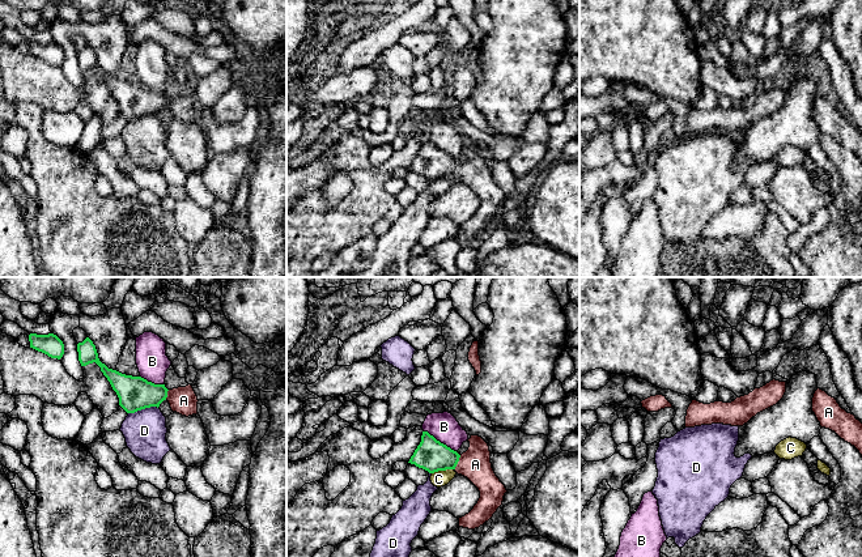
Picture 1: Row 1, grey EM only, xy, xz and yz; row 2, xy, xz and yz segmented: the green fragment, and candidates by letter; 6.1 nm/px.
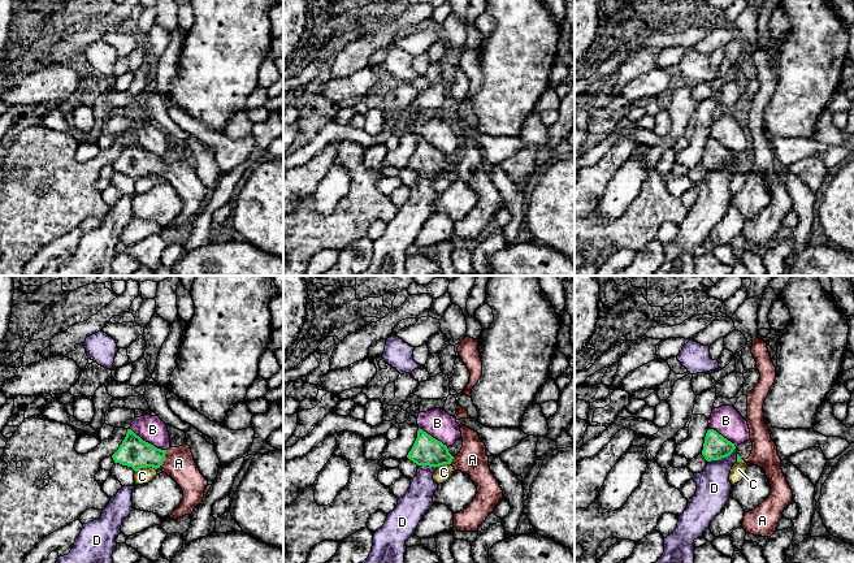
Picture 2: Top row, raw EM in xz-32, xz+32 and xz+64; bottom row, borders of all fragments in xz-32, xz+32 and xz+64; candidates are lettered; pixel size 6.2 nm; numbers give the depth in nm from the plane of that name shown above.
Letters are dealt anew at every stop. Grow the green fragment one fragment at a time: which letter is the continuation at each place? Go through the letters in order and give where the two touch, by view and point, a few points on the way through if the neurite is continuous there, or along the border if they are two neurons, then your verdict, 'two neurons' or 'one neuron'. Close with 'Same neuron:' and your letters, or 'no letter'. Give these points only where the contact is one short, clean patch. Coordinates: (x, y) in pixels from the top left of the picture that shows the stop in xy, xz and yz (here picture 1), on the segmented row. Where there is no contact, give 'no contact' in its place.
A: contact xz (457, 463); way xz (432, 455), (451, 459), (457, 463), (475, 464); one neuron
B: contact xz (438, 441); two neurons
C: contact xz (442, 470); two neurons
D: contact xy (143, 408); border xy (157, 407), (145, 407), (128, 413); two neurons
Same neuron: A

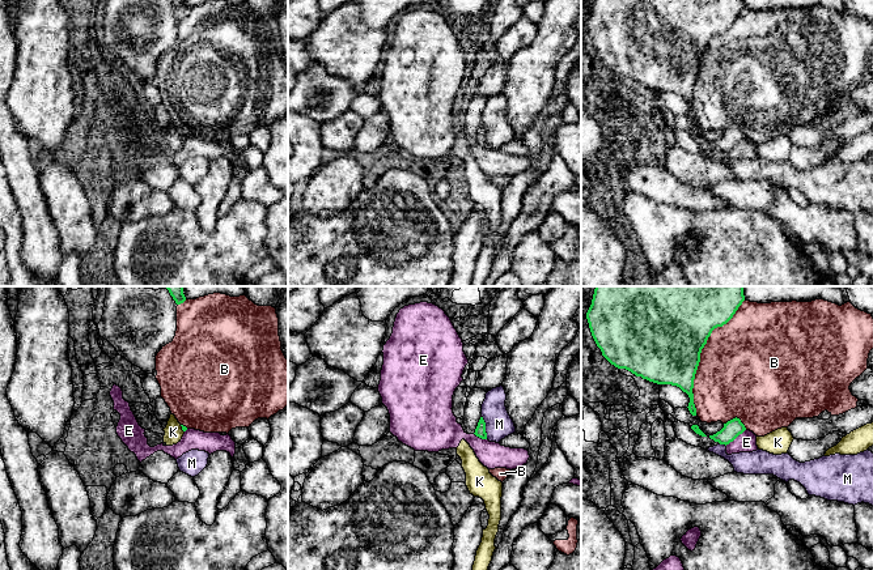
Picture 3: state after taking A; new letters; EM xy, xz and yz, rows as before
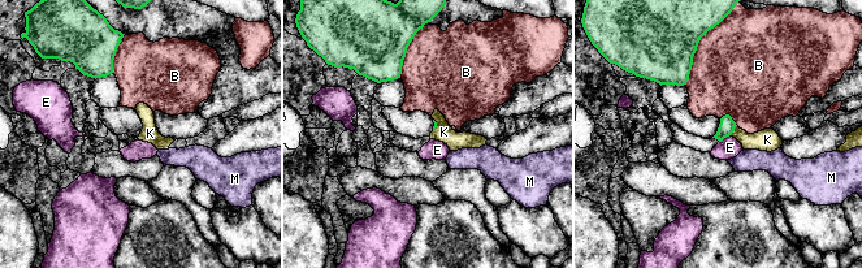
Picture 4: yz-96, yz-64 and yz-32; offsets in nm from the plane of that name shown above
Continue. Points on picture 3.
B: contact yz (699, 354); two neurons
E: contact yz (734, 438); border yz (745, 429), (725, 445); two neurons
K: contact xy (182, 429); border xy (179, 425), (183, 432); two neurons
M: contact xz (484, 428); border xz (482, 416), (486, 424), (487, 438); two neurons
Same neuron: no letter

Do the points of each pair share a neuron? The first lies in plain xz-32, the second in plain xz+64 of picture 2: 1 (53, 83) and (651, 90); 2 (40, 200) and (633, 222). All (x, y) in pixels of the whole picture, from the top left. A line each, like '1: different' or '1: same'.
1: same
2: same

